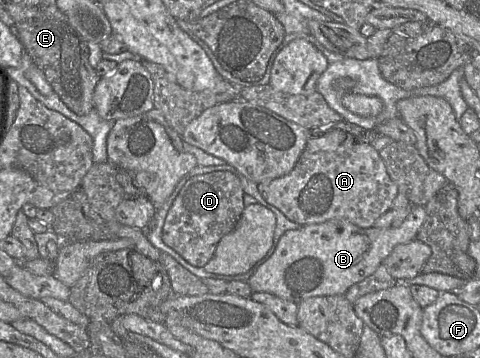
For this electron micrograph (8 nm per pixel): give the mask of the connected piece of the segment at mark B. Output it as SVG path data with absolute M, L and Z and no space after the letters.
M413 205L409 215L397 228L361 228L346 219L302 225L284 232L274 253L257 267L247 282L252 292L267 292L295 303L309 297L344 295L352 285L372 275L395 246L415 240L425 219L425 207Z

